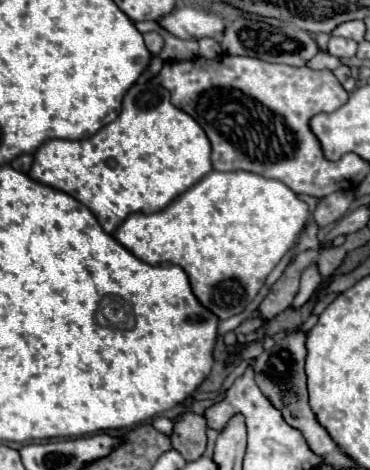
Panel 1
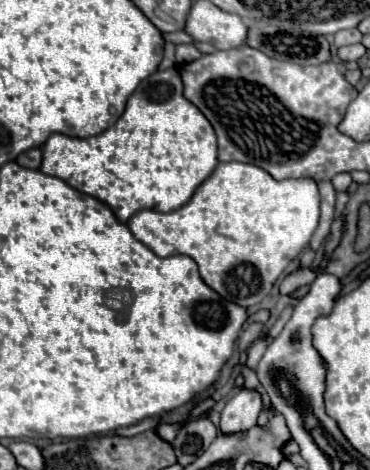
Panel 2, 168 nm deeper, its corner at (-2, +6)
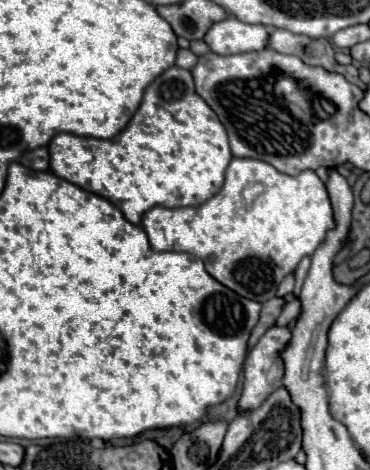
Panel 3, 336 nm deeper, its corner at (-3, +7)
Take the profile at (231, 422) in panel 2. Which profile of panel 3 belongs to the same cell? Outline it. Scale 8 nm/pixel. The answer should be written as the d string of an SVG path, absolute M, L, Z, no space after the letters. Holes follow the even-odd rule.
M273 324L259 338L259 342L249 350L247 360L245 360L243 394L241 394L241 400L239 400L239 408L241 410L257 408L271 392L275 392L281 386L281 380L283 380L283 358L281 358L281 352L283 352L283 348L287 348L289 340L291 340L291 328Z

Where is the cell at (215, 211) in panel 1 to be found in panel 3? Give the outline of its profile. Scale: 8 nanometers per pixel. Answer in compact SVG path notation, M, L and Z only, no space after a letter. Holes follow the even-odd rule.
M233 158L225 172L225 184L213 198L203 204L185 208L155 206L143 216L141 226L145 228L153 250L195 254L205 262L205 270L217 282L243 298L265 302L277 294L281 280L297 268L301 258L311 256L323 244L327 232L335 228L335 218L329 206L325 184L313 170L303 170L297 176L289 176L263 160Z

